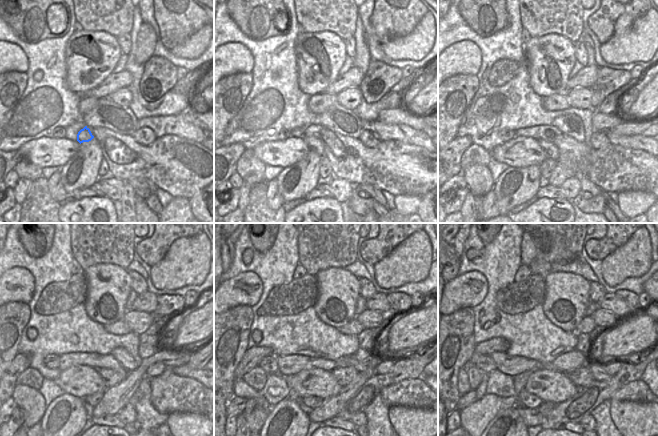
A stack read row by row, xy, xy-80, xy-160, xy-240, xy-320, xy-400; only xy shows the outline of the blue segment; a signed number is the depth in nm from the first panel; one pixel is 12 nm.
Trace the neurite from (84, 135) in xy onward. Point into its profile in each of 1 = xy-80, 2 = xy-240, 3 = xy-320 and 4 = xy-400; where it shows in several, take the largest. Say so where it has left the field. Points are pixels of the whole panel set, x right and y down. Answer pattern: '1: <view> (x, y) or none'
1: xy-80 (313, 143)
2: xy-240 (110, 377)
3: xy-320 (344, 376)
4: xy-400 (581, 376)

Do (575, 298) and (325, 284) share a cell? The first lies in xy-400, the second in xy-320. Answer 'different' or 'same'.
same

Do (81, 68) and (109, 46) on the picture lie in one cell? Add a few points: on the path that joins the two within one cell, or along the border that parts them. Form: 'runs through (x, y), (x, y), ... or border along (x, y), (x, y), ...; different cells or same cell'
runs through (90, 65), (100, 65), (103, 62), (103, 55); same cell

